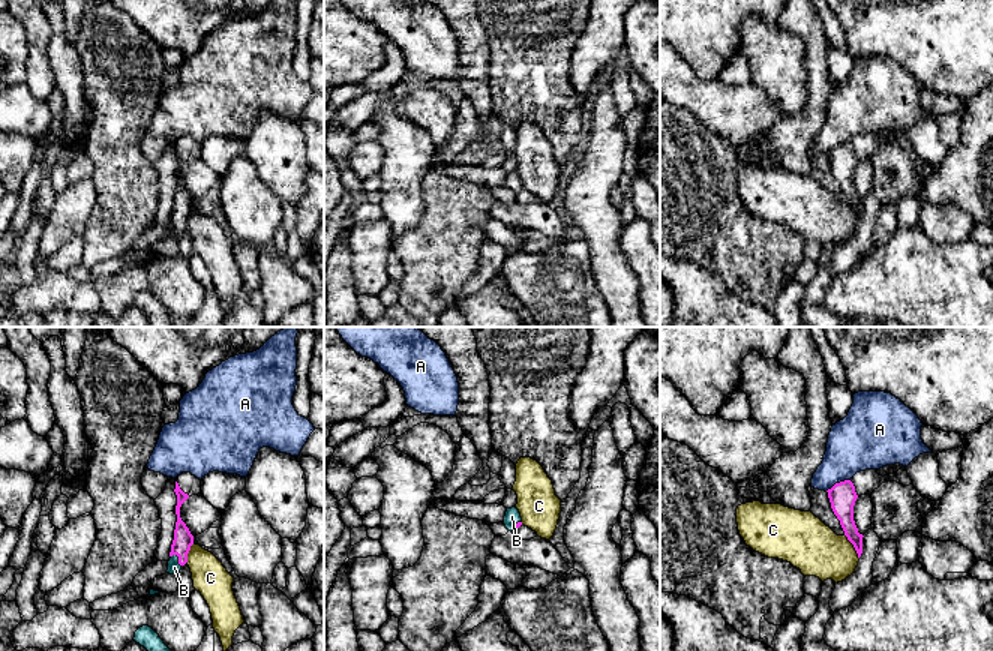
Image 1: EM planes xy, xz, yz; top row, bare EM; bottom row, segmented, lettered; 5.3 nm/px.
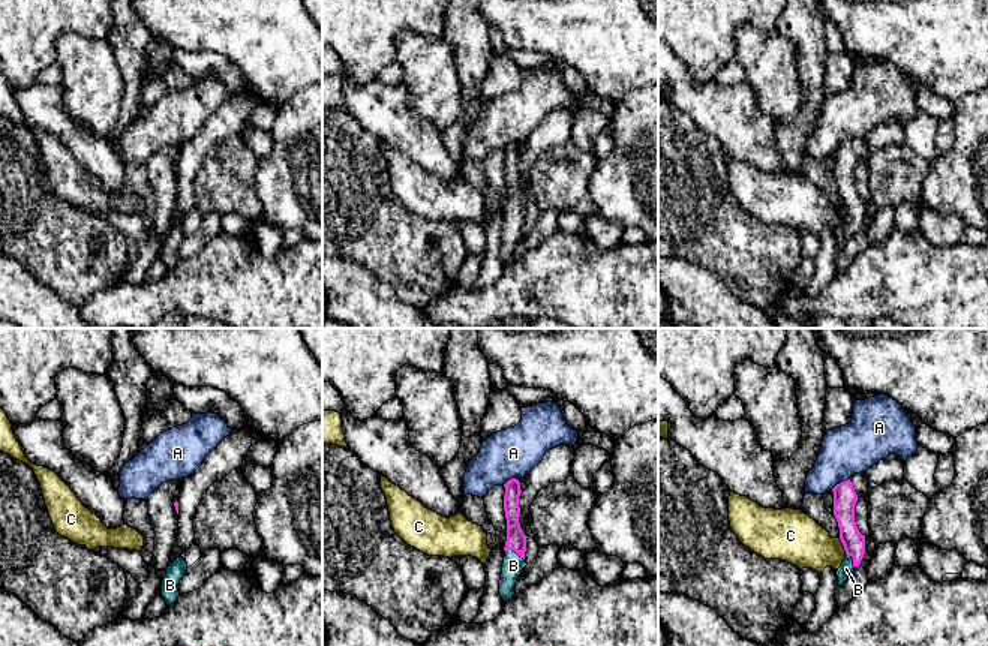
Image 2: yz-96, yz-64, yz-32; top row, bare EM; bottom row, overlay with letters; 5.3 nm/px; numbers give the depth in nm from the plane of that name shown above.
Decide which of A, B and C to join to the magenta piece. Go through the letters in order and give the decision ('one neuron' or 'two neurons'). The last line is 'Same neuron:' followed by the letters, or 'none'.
A: two neurons
B: one neuron
C: two neurons
Same neuron: B

